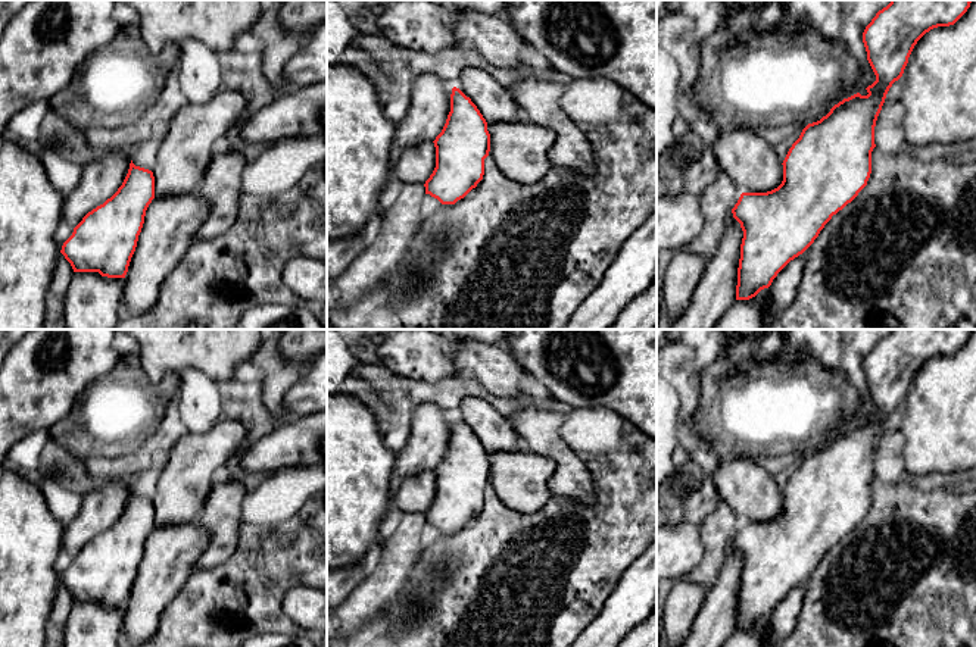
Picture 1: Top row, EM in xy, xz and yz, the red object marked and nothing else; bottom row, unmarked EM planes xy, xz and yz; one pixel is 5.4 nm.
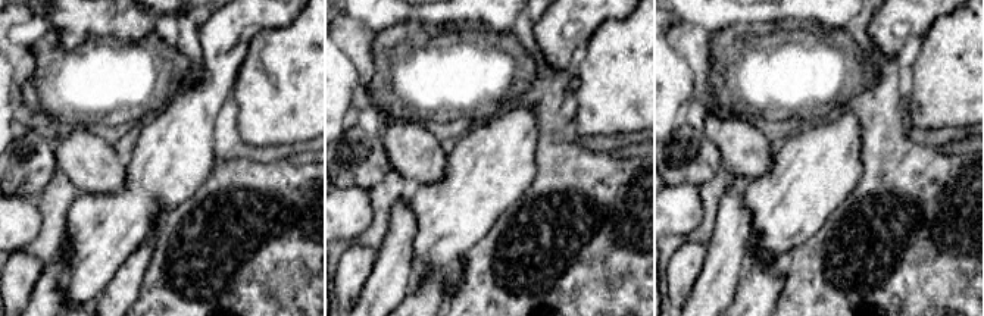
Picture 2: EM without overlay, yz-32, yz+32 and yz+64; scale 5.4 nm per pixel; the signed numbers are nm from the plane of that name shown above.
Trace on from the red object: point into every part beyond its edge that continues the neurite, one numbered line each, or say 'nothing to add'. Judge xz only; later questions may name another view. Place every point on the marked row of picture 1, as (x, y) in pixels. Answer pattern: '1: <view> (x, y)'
1: xz (415, 165)

